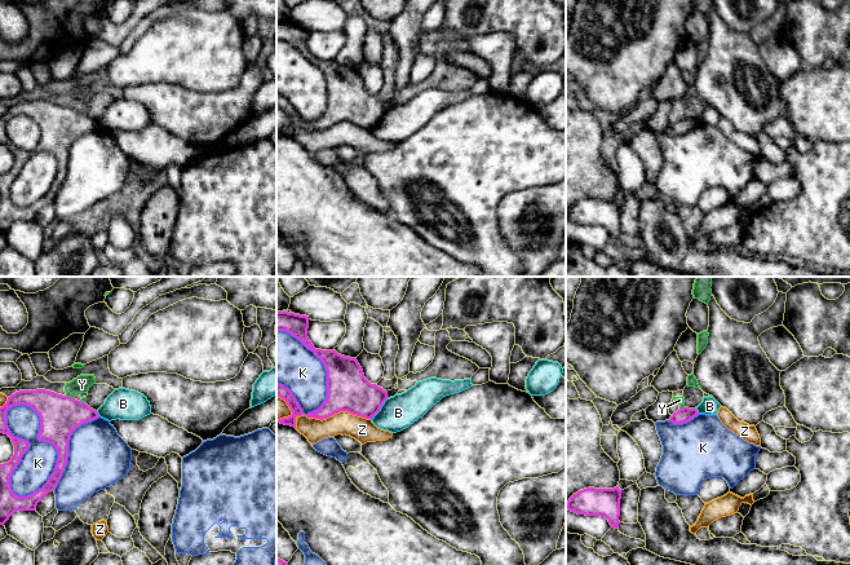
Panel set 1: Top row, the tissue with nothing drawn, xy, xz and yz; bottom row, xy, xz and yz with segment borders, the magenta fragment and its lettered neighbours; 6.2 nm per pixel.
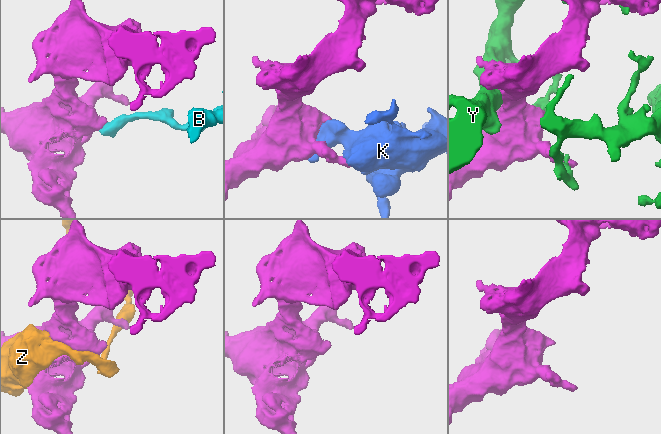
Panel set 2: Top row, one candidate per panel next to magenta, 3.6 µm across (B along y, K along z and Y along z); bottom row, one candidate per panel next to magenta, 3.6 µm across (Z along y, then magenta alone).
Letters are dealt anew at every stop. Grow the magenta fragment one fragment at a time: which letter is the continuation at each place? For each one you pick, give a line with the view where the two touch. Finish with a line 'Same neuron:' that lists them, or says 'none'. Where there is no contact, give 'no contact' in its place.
Same neuron: none

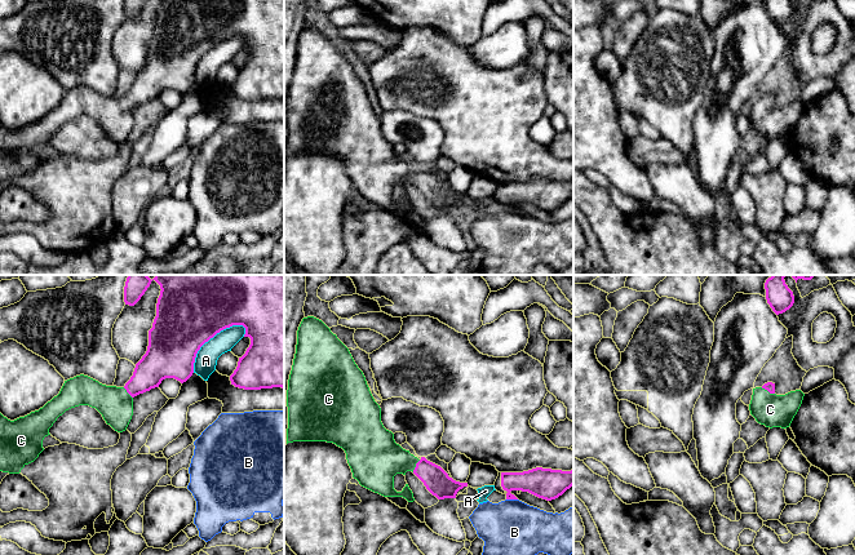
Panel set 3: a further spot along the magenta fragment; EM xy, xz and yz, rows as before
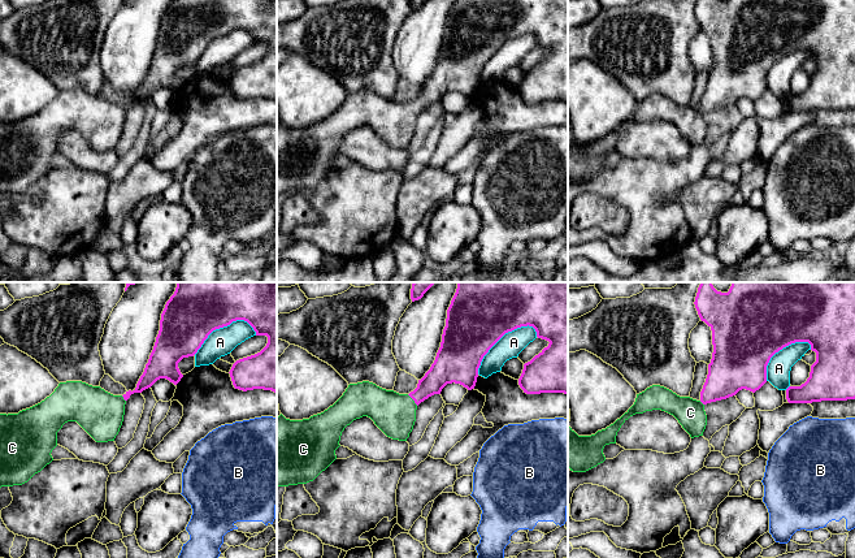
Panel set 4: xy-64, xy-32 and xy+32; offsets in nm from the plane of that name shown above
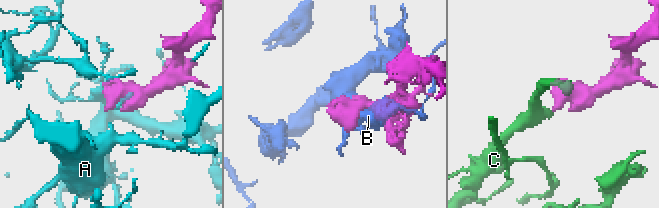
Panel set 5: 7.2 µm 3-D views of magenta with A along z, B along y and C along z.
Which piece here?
C: meets magenta in yz
Same neuron: C

